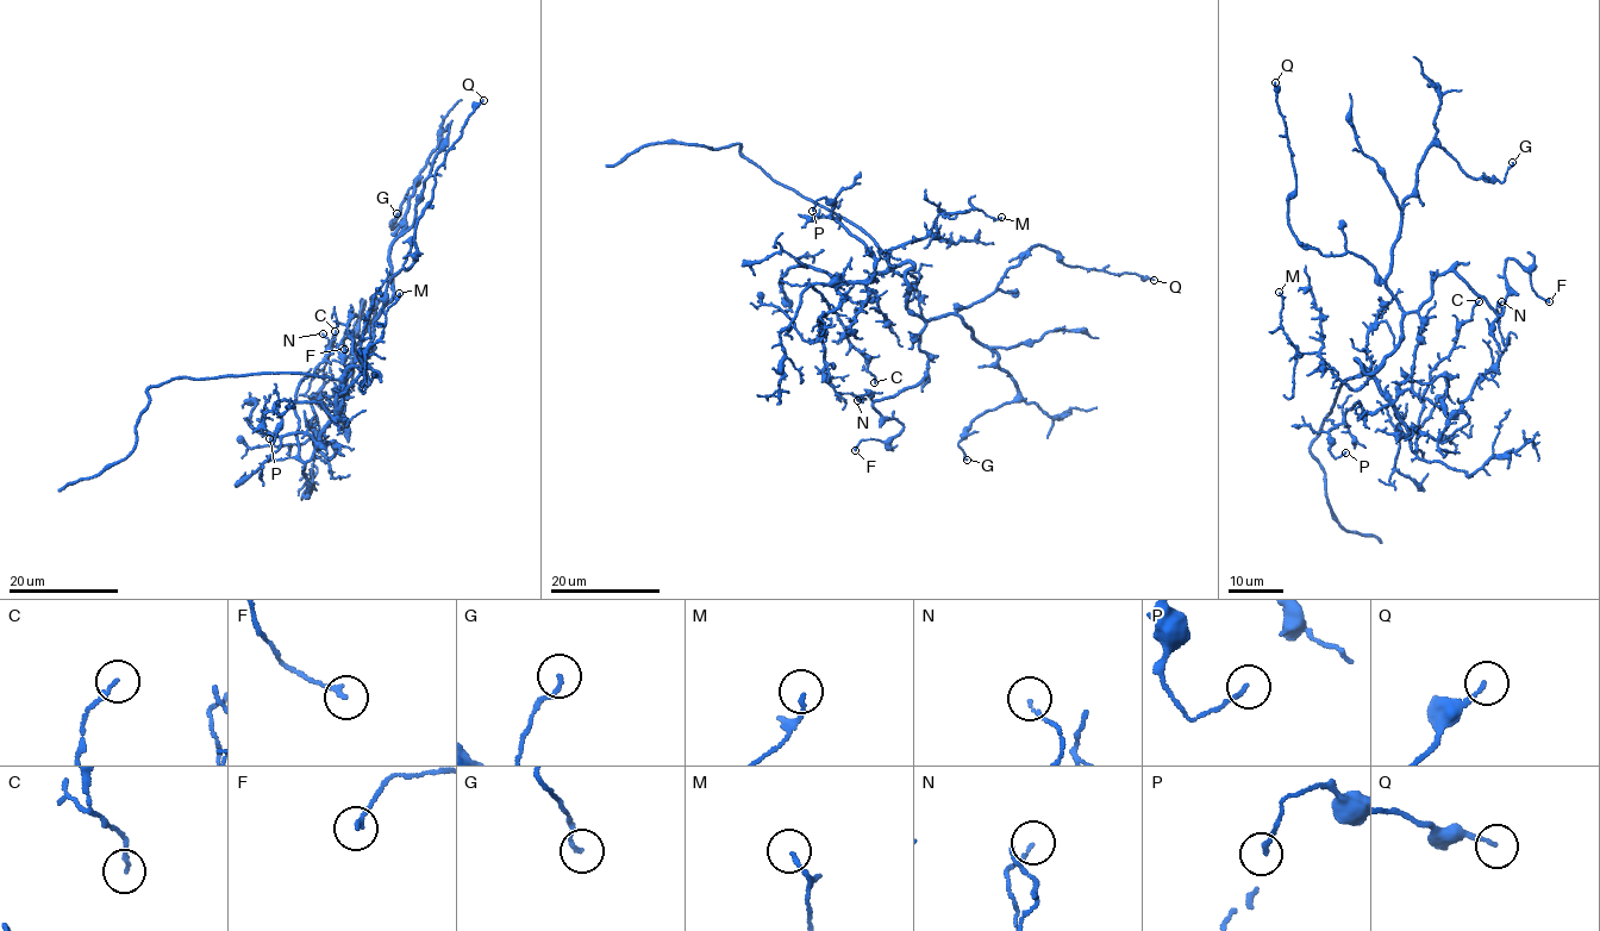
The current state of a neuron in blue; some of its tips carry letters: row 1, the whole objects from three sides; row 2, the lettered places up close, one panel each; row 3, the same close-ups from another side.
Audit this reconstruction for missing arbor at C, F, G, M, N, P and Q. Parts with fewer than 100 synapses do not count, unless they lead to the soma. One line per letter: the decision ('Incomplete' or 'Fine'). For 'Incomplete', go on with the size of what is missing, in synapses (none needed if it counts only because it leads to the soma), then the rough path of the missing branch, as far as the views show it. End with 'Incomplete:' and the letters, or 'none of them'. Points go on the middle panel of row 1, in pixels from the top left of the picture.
C: Fine
F: Fine
G: Fine
M: Fine
N: Fine
P: Fine
Q: Fine
Incomplete: none of them

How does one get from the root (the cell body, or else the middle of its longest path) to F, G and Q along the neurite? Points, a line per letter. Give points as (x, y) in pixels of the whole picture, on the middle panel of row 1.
F: (913, 269), (906, 304), (925, 324), (919, 347), (926, 376), (873, 402), (902, 430), (855, 450)
G: (913, 269), (908, 308), (927, 322), (956, 314), (1018, 389), (972, 423), (958, 443), (967, 460)
Q: (913, 269), (906, 272), (907, 306), (927, 322), (991, 294), (1022, 255), (1039, 244), (1068, 267), (1154, 280)

